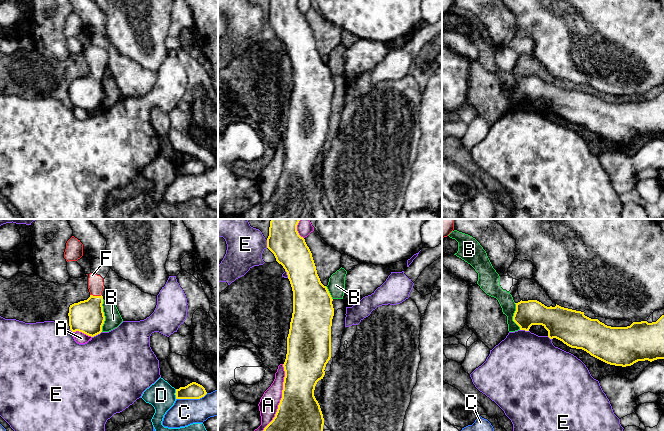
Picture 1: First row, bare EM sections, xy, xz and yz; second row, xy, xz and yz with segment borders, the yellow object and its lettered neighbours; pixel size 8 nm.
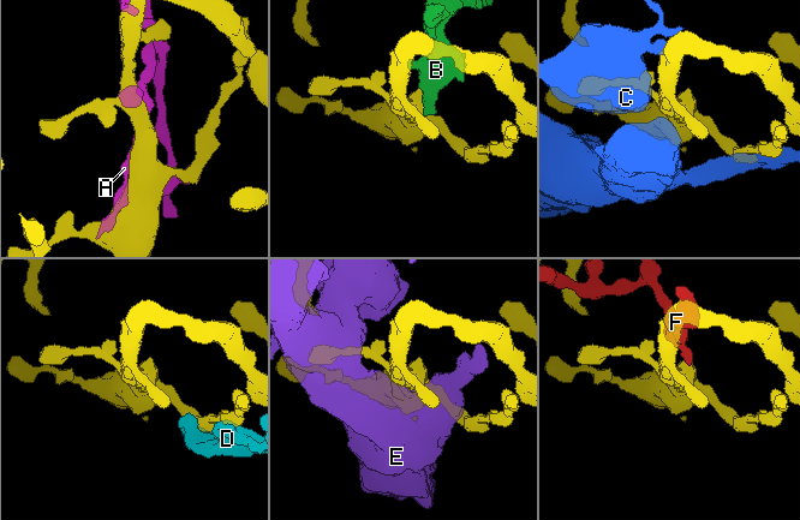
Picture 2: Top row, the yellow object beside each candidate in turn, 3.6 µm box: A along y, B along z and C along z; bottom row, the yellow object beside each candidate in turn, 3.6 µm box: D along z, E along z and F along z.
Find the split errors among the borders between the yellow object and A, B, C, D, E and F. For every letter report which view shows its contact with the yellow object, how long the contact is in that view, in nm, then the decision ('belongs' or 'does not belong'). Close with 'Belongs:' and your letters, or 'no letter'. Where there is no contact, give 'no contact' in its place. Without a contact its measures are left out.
A: meets yellow in xz; contact 550 nm long; does not belong
B: meets yellow in xy; contact 260 nm long; does not belong
C: meets yellow in xy; contact 260 nm long; does not belong
D: meets yellow in xy; contact 80 nm long; does not belong
E: meets yellow in xy; contact 90 nm long; does not belong
F: meets yellow in xy; contact 100 nm long; belongs
Belongs: F

